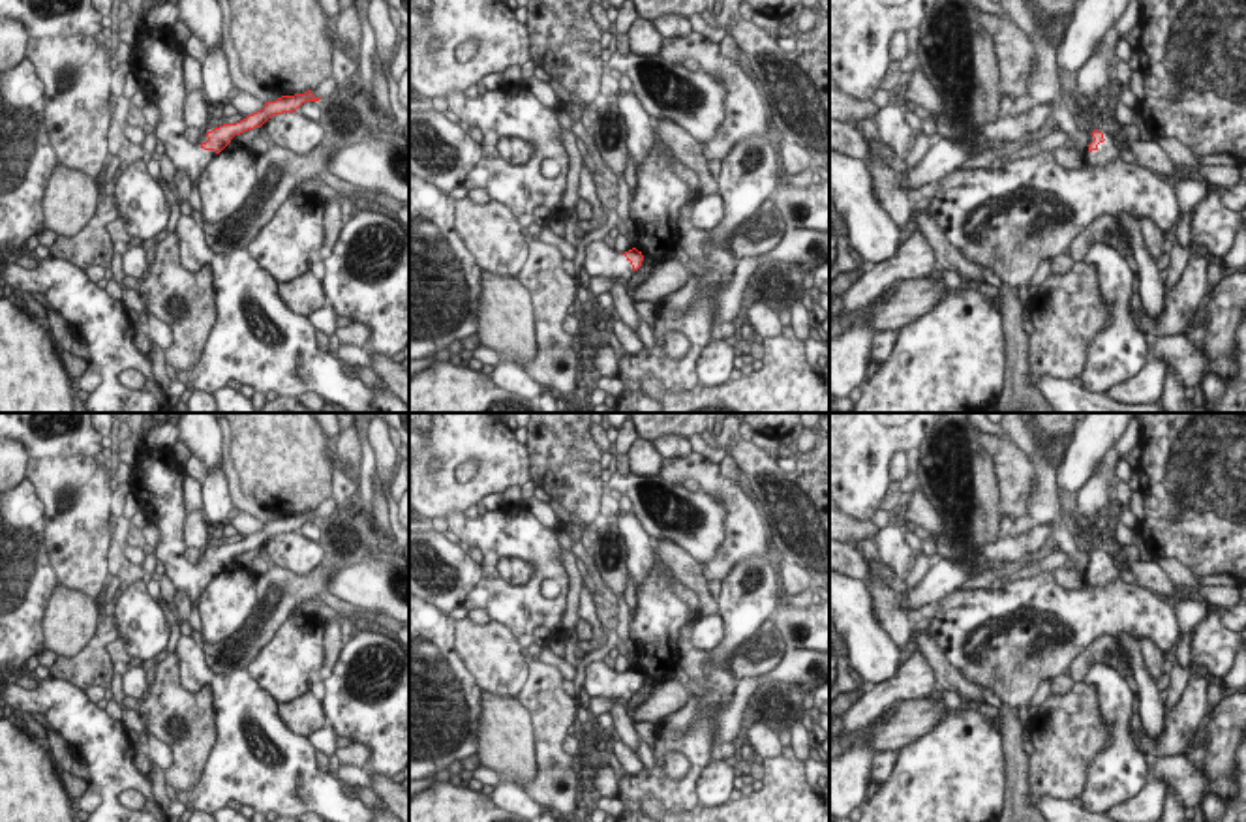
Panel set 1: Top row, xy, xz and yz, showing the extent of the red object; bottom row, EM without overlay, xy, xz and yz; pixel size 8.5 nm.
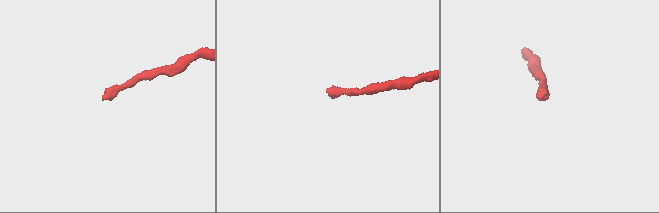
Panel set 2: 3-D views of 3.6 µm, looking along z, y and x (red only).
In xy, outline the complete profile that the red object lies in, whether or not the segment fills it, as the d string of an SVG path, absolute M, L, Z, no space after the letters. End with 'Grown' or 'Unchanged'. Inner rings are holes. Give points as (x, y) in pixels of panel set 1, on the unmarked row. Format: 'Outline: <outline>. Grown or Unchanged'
Outline: M141 447L129 475L129 492L137 497L146 520L154 524L161 540L154 550L158 561L163 563L167 578L176 591L184 591L191 602L199 602L206 584L220 574L235 556L261 548L268 539L281 533L295 533L306 522L319 522L312 510L295 516L281 516L266 522L265 527L248 535L236 544L223 544L206 552L208 561L191 565L184 552L184 471L173 458L171 449Z. Grown

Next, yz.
Outline: M1094 550L1092 552L1094 561L1088 565L1088 572L1085 574L1085 580L1094 586L1105 586L1107 582L1115 582L1118 576L1117 567L1111 567L1103 554Z. Grown

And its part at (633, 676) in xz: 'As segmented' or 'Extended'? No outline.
Extended

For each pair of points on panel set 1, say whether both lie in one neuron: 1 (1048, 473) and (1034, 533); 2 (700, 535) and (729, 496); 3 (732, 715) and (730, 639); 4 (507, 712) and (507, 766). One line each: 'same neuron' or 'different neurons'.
1: different neurons
2: different neurons
3: different neurons
4: same neuron

